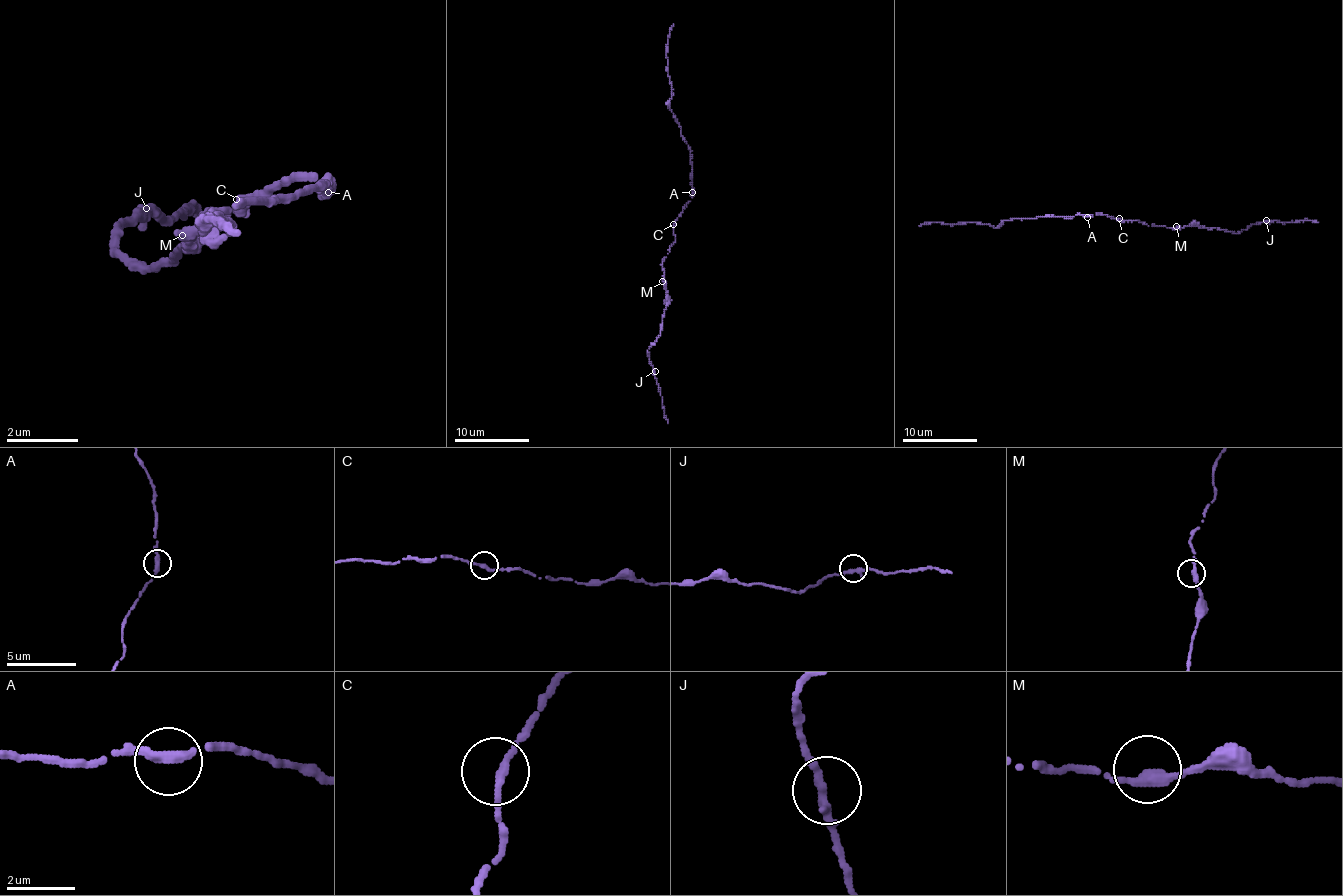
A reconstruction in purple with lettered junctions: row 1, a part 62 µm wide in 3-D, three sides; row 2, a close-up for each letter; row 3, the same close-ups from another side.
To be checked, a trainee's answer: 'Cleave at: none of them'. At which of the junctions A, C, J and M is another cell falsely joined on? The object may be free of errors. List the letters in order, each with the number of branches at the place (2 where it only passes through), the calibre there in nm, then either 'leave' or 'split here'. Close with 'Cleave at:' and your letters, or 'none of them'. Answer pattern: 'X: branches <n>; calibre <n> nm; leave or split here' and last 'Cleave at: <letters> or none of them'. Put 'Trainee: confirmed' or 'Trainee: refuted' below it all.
A: branches 2; calibre 300 nm; leave
C: branches 2; calibre 220 nm; leave
J: branches 2; calibre 300 nm; leave
M: branches 2; calibre 300 nm; leave
Cleave at: none of them
Trainee: confirmed

